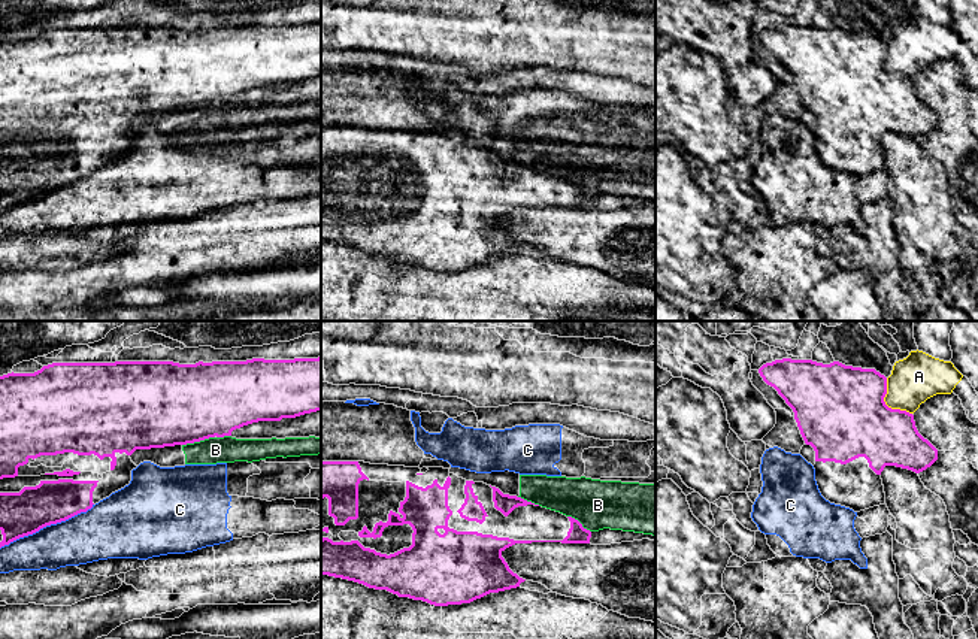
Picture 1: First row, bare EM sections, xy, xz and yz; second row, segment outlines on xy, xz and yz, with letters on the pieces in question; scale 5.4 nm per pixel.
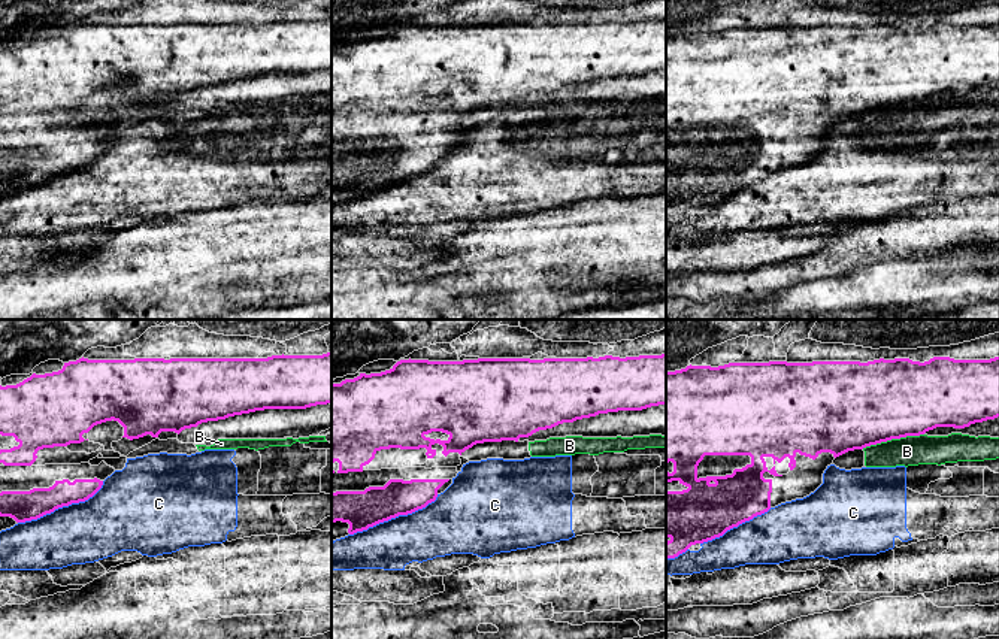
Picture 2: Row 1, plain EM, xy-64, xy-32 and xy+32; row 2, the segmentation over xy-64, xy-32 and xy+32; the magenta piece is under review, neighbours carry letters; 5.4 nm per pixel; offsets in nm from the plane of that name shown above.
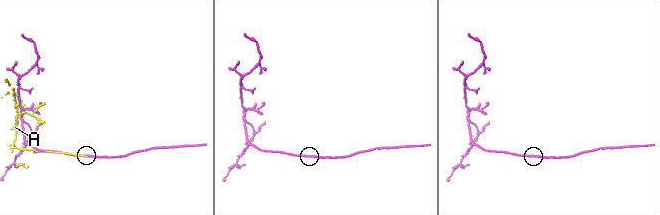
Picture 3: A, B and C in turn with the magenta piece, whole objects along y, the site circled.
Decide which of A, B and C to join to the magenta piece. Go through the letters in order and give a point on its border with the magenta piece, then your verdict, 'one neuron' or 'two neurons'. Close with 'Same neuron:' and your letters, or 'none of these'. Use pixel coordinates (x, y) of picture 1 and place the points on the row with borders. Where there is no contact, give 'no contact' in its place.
A: yz (884, 403) | two neurons
B: xy (197, 441) | two neurons
C: xy (47, 524) | two neurons
Same neuron: none of these

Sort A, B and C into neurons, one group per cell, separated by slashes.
A / B C

